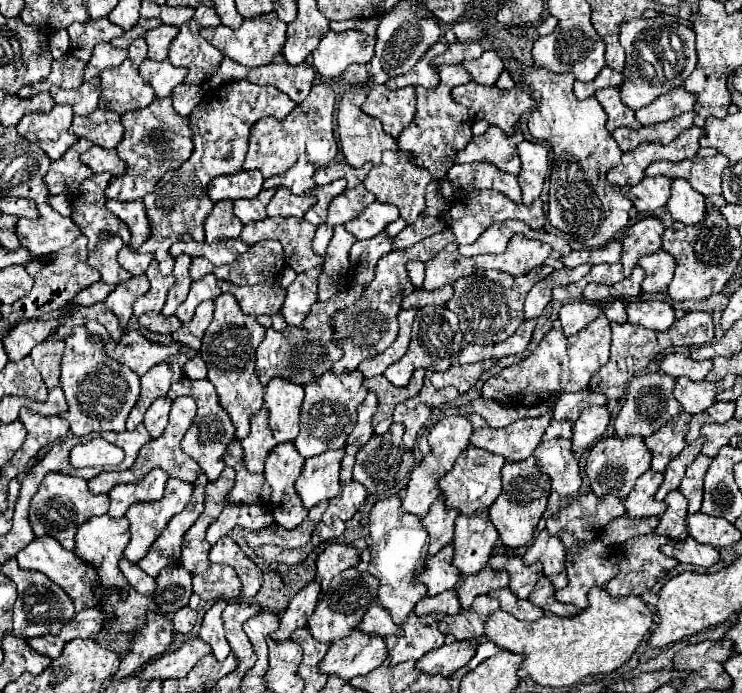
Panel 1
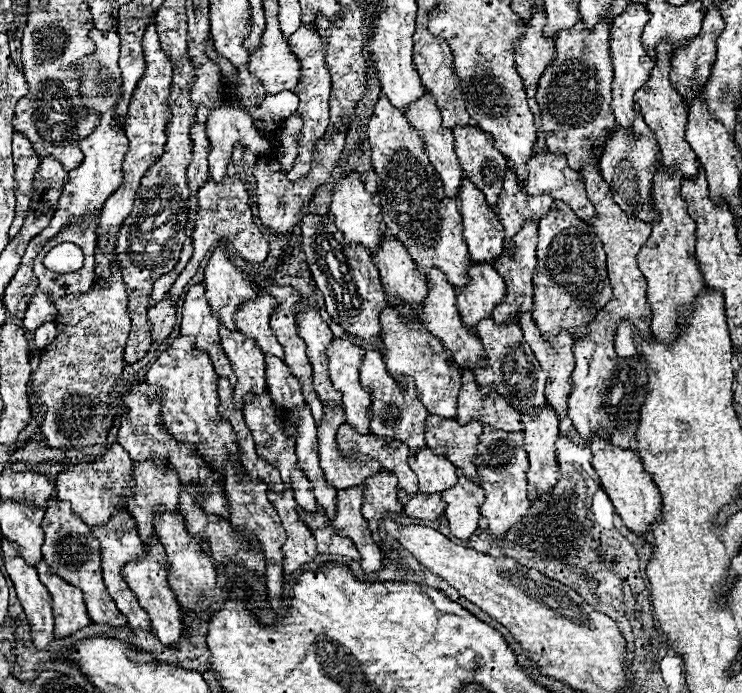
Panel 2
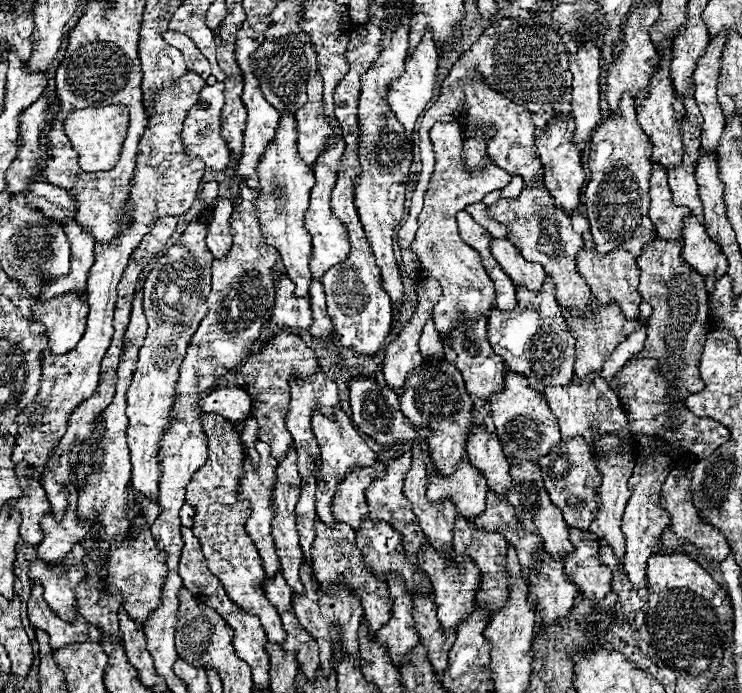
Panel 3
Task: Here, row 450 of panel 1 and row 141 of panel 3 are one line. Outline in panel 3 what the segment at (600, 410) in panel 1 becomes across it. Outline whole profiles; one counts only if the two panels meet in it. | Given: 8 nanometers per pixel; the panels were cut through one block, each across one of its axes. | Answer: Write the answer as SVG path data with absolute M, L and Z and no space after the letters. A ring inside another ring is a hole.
M584 42L570 56L572 80L572 116L576 120L574 144L584 144L592 136L600 116L600 48Z

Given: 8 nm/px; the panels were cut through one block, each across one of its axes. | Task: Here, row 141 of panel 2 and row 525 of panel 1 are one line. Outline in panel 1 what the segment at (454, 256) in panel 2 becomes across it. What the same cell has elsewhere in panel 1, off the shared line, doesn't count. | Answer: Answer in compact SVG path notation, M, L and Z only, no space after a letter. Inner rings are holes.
M400 498L378 500L370 512L370 538L372 538L372 560L368 572L380 580L378 600L390 612L392 620L400 626L414 610L416 602L426 596L426 588L412 580L414 570L422 570L428 556L428 532L424 530L418 516L410 516L402 510Z

